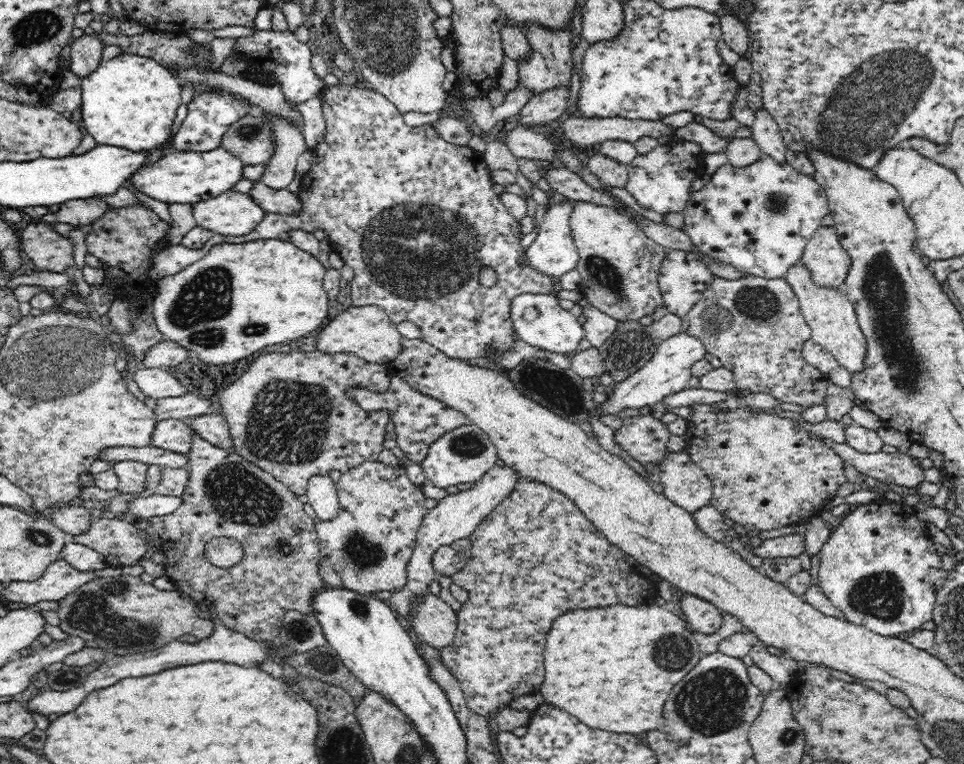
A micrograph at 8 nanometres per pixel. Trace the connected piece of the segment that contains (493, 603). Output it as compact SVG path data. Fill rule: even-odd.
M518 480L514 485L513 491L508 493L497 505L492 512L482 520L482 523L476 528L475 532L469 537L471 541L471 560L451 576L453 584L464 589L468 593L468 601L461 604L457 614L457 629L455 632L454 642L447 647L439 649L443 664L450 672L460 681L460 686L464 691L468 708L471 708L478 715L485 716L487 719L494 718L502 708L507 708L512 700L520 696L530 696L539 692L544 684L544 644L546 636L550 632L552 622L572 610L588 610L588 608L608 608L623 604L624 606L646 605L646 594L656 594L656 586L651 578L640 575L636 567L628 565L625 553L618 547L613 546L605 535L594 524L580 512L580 509L561 492L550 488L540 482Z

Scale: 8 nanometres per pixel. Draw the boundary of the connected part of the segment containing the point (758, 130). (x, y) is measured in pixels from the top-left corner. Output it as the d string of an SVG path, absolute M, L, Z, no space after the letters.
M763 108L758 111L756 121L751 127L751 137L758 143L764 155L773 158L780 166L788 164L786 152L788 150L778 124Z

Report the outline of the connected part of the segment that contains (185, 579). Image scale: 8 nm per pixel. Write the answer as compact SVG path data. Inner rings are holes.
M196 434L188 458L192 470L186 490L181 495L181 507L171 514L152 517L151 532L160 535L159 549L166 555L166 575L176 589L194 601L210 600L214 604L215 616L230 630L254 641L276 641L284 613L288 610L311 613L314 592L327 587L318 573L318 566L322 562L319 541L315 524L304 513L304 499L238 453L218 448ZM217 537L232 538L242 544L244 554L238 567L219 569L207 562L205 547Z

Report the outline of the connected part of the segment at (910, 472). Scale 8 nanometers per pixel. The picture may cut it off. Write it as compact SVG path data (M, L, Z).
M816 435L824 445L831 448L845 462L855 466L858 472L867 474L881 482L893 482L898 486L914 487L924 481L924 469L908 453L896 451L884 453L882 451L872 454L864 454L854 450L845 442L840 444Z

